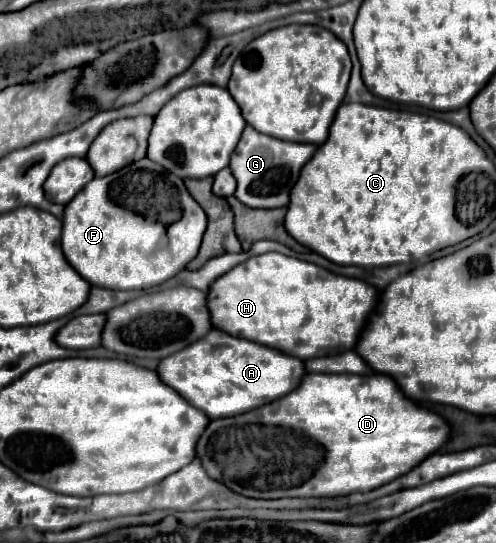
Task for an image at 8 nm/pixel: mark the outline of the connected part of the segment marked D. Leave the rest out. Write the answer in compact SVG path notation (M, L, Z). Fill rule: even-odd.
M306 374L292 394L232 418L210 420L196 444L206 474L248 498L368 492L410 472L448 442L450 426L408 400L390 376Z

